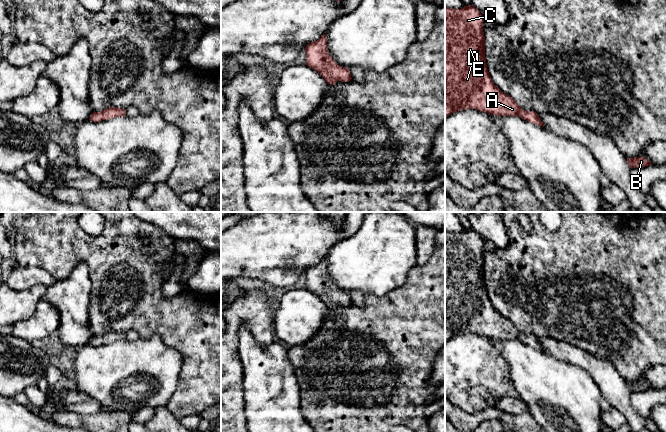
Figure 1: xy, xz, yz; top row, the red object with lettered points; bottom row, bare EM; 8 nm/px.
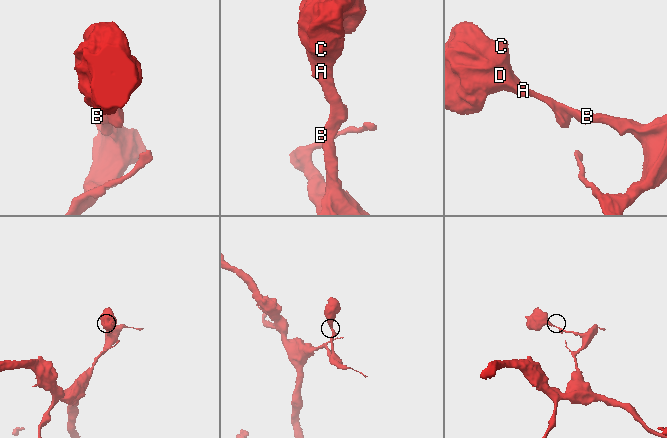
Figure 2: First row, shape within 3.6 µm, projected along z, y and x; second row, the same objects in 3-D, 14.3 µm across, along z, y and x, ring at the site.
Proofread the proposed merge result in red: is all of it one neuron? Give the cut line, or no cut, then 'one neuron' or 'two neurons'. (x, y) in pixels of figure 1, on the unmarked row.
cut none; one neuron

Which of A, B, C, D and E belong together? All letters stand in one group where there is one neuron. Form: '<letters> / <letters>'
A B C D E

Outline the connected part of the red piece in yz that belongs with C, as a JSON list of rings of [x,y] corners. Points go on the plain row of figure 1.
[[[471,228],[461,233],[445,231],[445,340],[476,333],[497,340],[517,340],[544,351],[538,338],[522,333],[492,305],[485,283],[483,241]]]

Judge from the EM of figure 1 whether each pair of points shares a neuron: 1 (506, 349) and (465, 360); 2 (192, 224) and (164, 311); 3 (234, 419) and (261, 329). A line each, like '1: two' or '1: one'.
1: two
2: two
3: one

